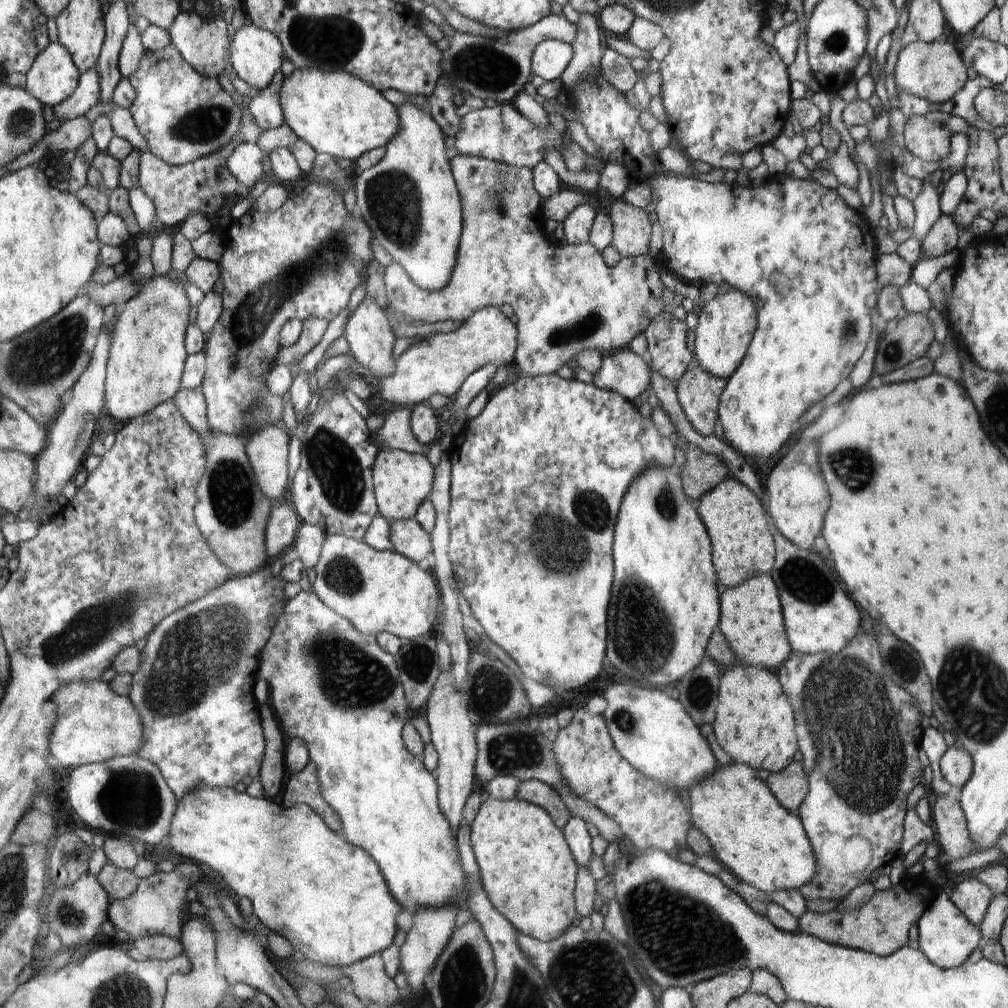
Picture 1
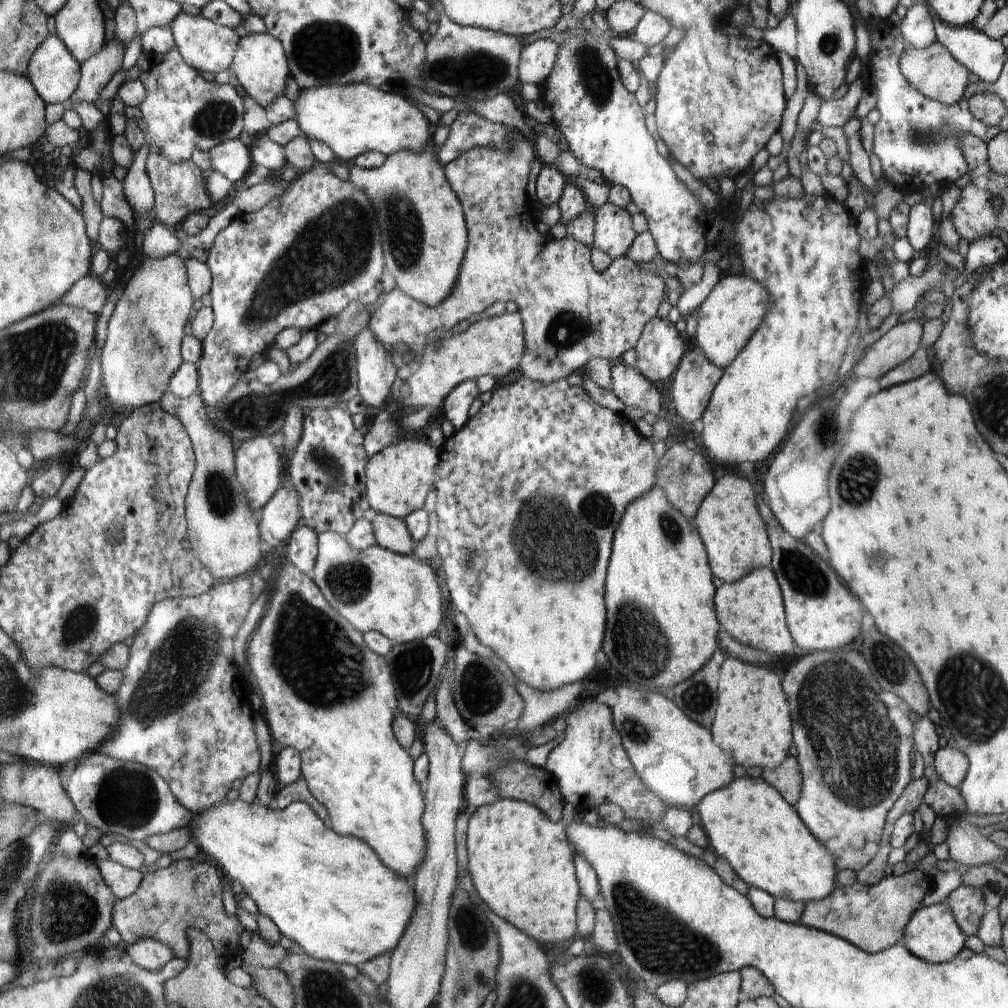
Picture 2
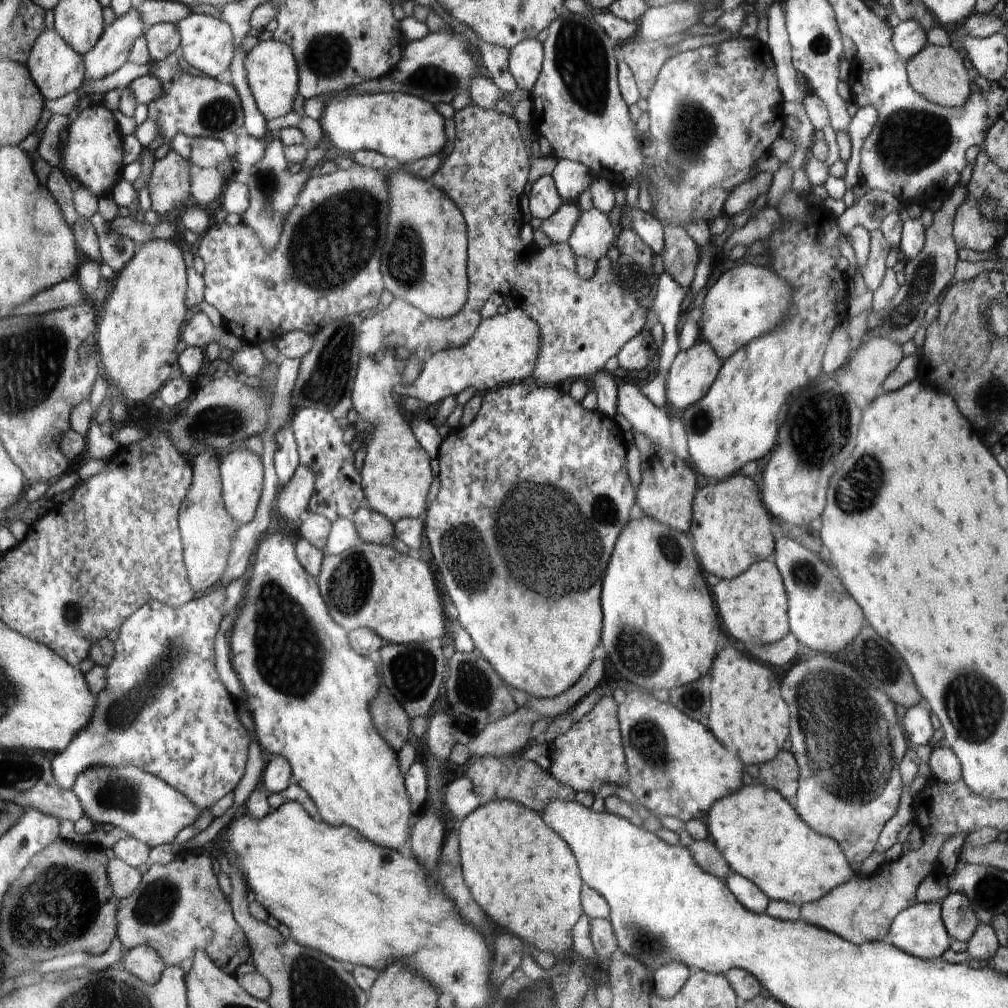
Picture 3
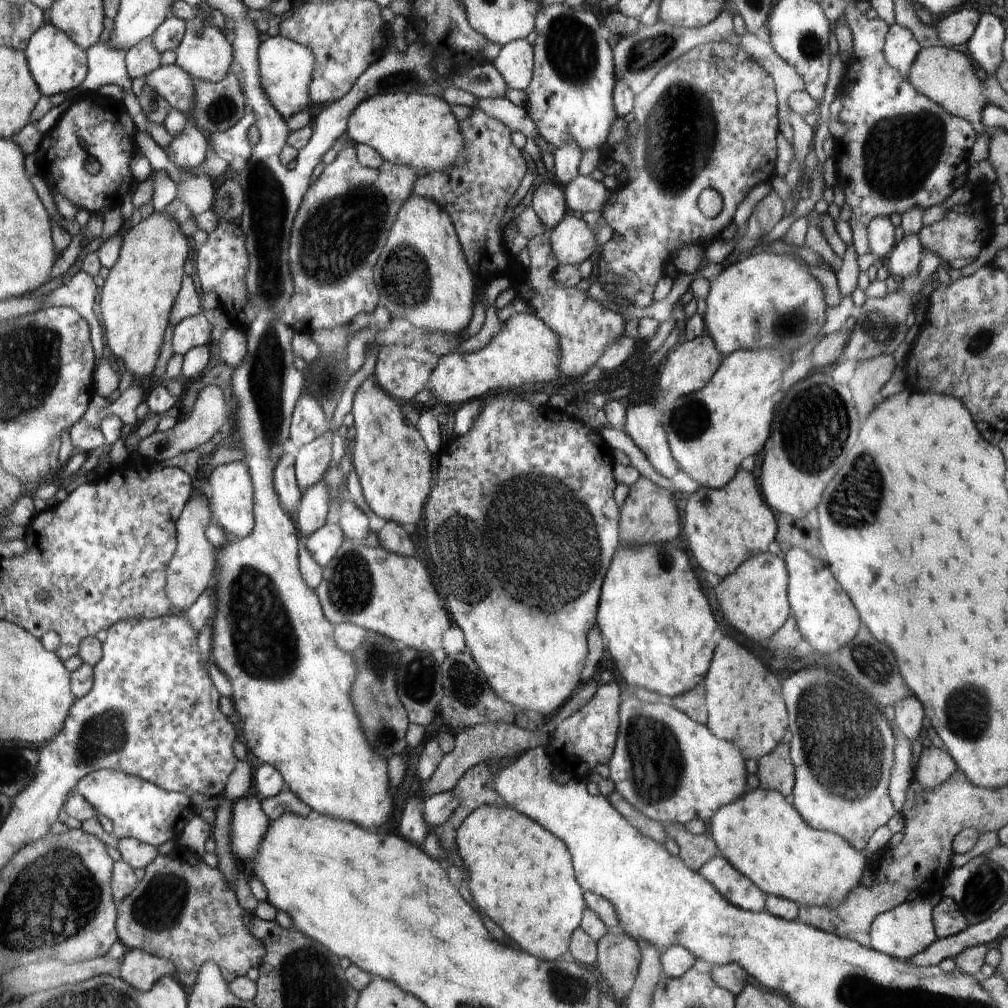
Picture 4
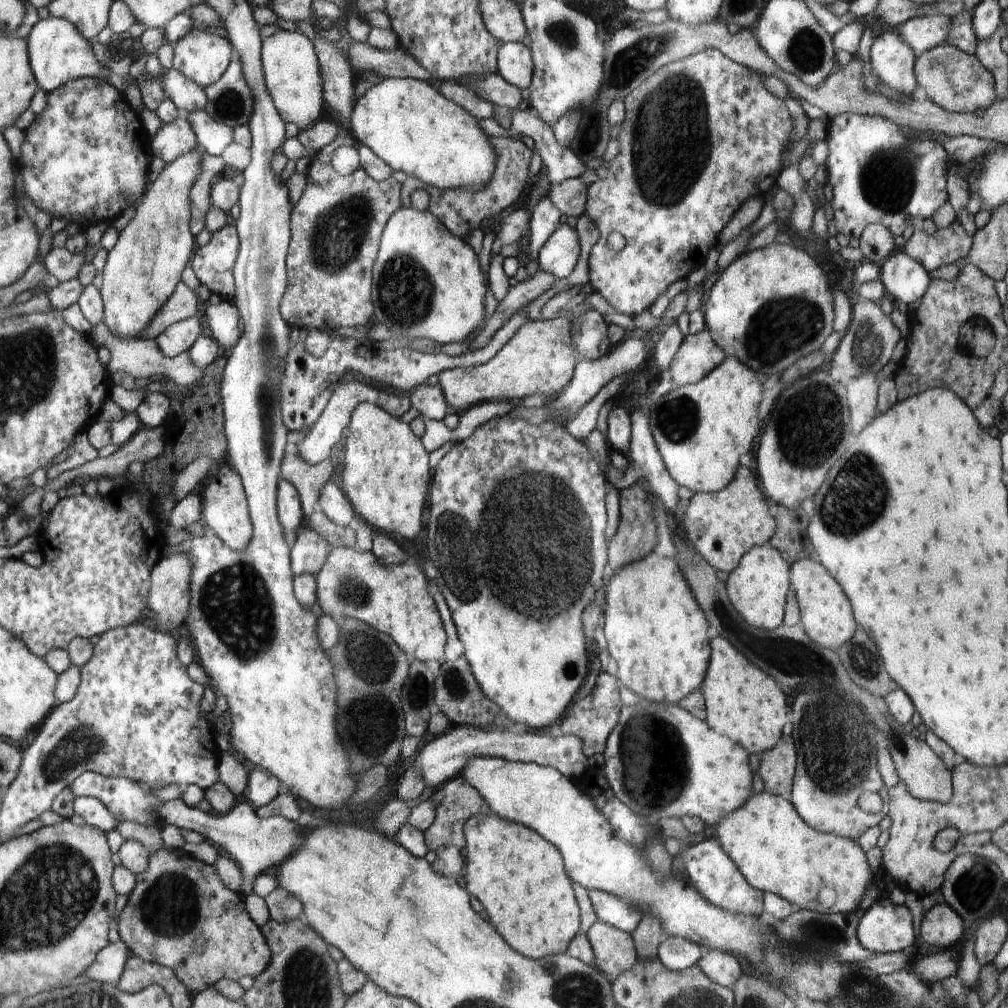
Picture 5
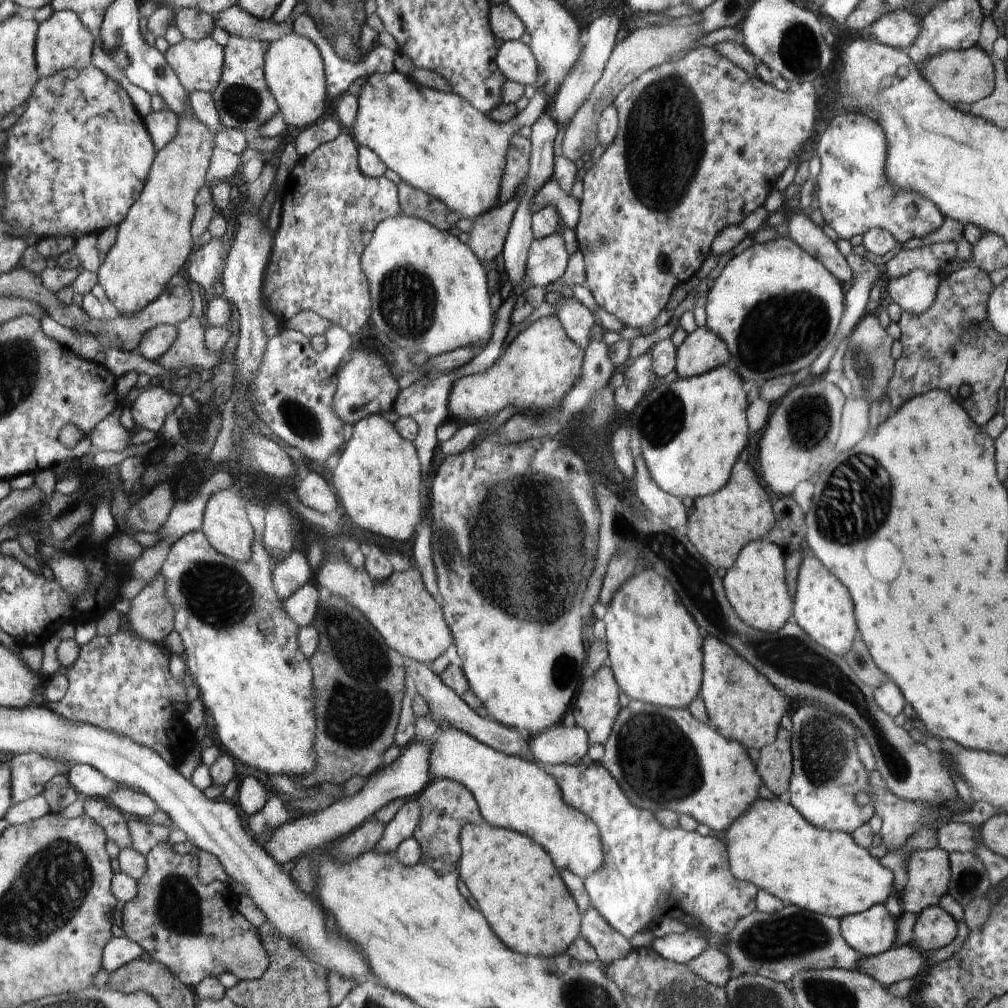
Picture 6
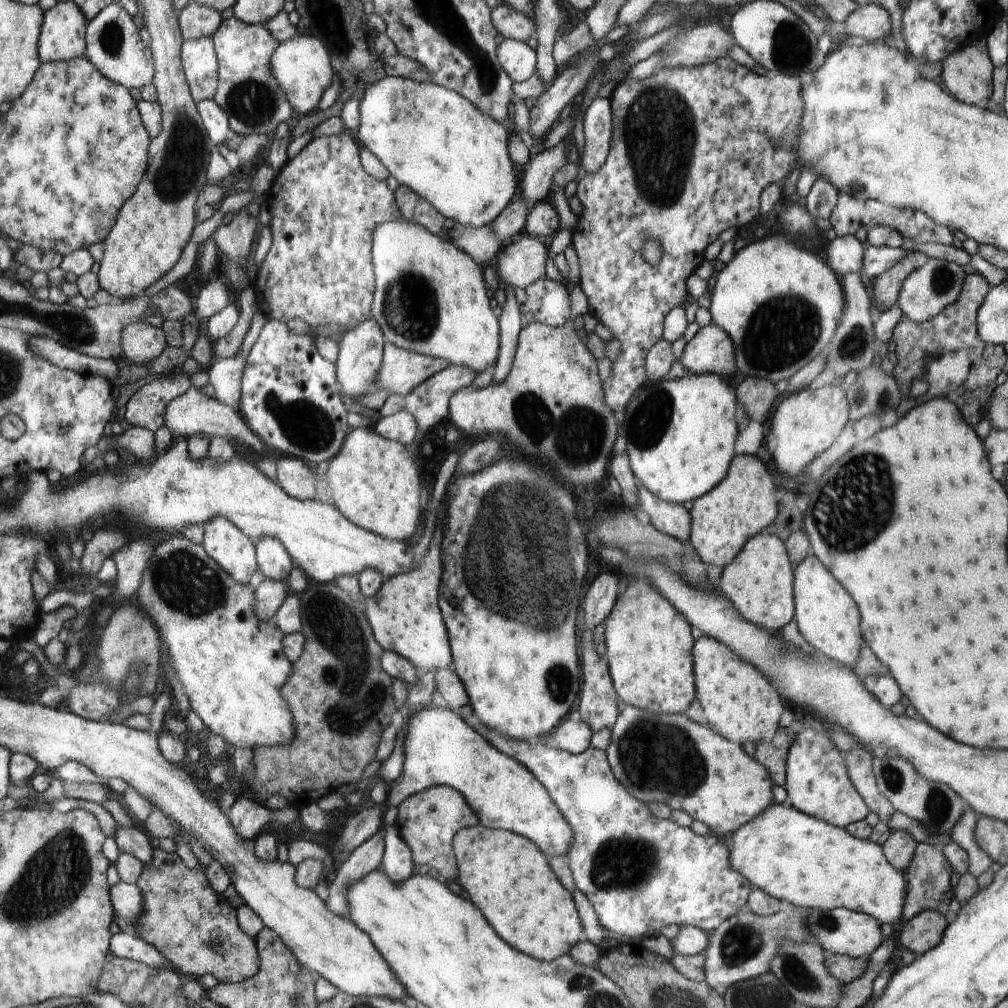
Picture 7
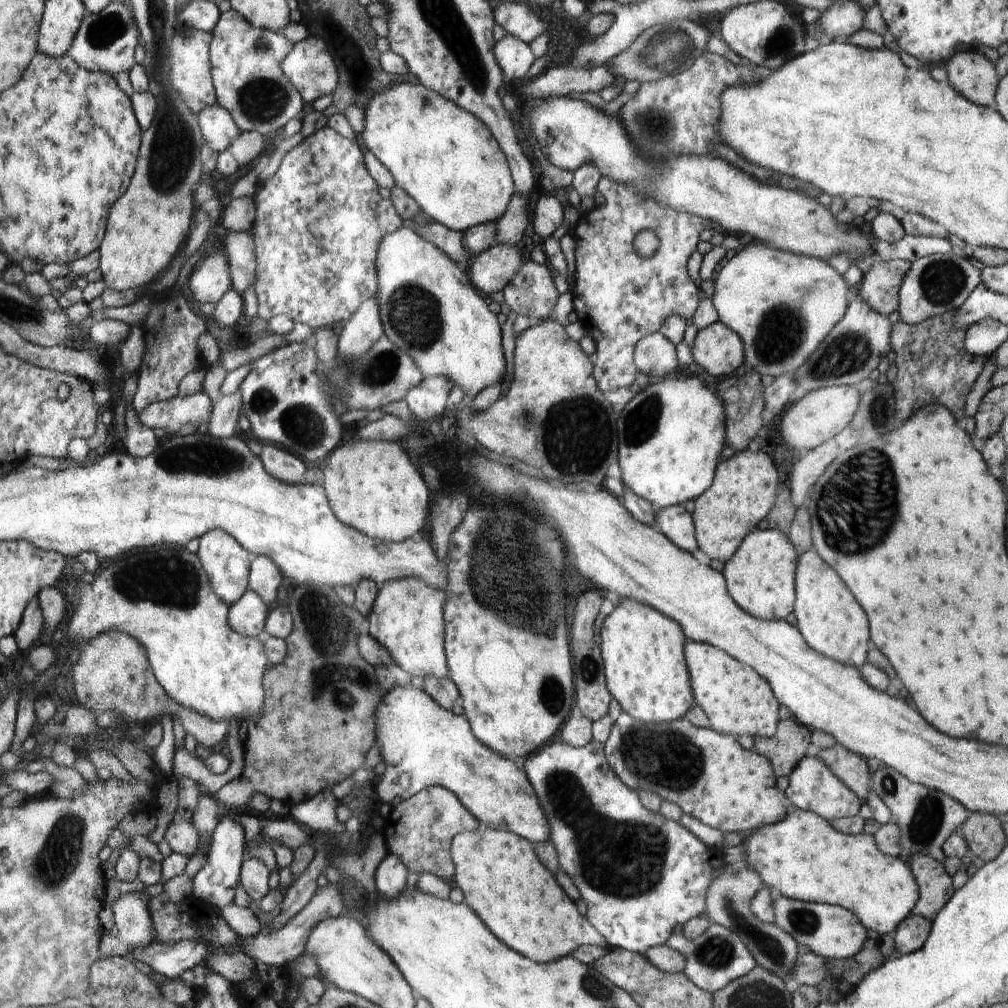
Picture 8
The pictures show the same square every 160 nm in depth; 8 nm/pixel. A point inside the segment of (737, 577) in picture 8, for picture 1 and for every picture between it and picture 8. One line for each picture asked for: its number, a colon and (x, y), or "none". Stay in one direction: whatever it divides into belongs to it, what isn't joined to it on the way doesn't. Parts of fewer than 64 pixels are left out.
1: (751, 618)
2: (751, 609)
3: (753, 607)
4: (753, 599)
5: (758, 586)
6: (755, 585)
7: (759, 582)

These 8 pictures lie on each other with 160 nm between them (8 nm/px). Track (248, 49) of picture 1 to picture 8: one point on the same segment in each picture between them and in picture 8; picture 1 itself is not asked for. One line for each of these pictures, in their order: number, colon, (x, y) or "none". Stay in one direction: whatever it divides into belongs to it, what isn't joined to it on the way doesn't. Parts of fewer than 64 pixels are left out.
2: (260, 66)
3: (271, 70)
4: (286, 67)
5: (293, 76)
6: (293, 66)
7: (301, 65)
8: (309, 65)

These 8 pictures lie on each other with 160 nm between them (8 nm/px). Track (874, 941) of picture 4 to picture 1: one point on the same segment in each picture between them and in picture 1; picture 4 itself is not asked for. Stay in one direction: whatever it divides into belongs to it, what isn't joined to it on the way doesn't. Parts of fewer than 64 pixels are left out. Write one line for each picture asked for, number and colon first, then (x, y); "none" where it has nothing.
1: (946, 937)
2: (932, 934)
3: (918, 930)

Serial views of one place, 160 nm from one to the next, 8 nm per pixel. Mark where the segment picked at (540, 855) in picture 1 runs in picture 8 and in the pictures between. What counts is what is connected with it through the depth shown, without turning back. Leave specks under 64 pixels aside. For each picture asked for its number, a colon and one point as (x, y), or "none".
2: (522, 864)
3: (526, 878)
4: (528, 887)
5: (504, 858)
6: (514, 881)
7: (504, 873)
8: (497, 870)

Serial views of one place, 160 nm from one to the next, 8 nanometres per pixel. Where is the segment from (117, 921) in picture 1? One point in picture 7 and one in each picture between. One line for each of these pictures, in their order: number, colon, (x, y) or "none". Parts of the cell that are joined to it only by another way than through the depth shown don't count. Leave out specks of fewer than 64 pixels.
2: (187, 894)
3: (178, 908)
4: (182, 910)
5: (180, 914)
6: (198, 931)
7: (195, 929)

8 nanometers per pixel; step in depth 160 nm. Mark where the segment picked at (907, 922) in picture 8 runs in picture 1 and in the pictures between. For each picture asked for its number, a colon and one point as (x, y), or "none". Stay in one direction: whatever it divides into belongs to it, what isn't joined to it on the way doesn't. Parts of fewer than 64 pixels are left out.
1: (972, 897)
2: (968, 904)
3: (958, 916)
4: (948, 920)
5: (941, 926)
6: (935, 928)
7: (923, 932)

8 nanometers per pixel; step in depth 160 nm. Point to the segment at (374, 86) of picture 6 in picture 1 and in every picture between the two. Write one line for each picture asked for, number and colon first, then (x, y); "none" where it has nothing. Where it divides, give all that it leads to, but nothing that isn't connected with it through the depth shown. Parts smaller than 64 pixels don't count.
1: (338, 114)
2: (351, 119)
3: (405, 128)
4: (420, 131)
5: (412, 127)

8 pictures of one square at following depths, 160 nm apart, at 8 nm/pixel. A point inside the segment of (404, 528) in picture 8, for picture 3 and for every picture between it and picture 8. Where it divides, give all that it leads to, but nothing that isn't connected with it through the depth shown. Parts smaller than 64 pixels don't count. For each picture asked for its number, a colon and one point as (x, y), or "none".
3: (396, 471)
4: (393, 464)
5: (386, 475)
6: (377, 480)
7: (373, 481)

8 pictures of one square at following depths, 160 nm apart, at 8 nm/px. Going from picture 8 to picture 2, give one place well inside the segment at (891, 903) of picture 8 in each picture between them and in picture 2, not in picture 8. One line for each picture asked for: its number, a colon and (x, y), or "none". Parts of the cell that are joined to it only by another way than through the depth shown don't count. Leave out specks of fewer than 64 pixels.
2: (763, 839)
3: (759, 834)
4: (759, 834)
5: (772, 848)
6: (771, 845)
7: (792, 856)

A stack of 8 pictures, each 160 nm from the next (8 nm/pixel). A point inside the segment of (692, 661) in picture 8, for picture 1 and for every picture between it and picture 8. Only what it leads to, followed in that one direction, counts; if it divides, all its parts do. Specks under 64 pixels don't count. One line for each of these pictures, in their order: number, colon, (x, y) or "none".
1: (754, 723)
2: (752, 724)
3: (748, 713)
4: (745, 706)
5: (742, 702)
6: (748, 709)
7: (740, 704)

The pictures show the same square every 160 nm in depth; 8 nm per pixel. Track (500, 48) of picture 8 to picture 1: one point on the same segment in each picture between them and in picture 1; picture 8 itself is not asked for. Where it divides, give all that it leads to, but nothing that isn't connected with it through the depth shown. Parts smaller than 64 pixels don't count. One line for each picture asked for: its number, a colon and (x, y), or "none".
1: (550, 58)
2: (538, 59)
3: (526, 60)
4: (516, 62)
5: (514, 63)
6: (514, 58)
7: (519, 60)

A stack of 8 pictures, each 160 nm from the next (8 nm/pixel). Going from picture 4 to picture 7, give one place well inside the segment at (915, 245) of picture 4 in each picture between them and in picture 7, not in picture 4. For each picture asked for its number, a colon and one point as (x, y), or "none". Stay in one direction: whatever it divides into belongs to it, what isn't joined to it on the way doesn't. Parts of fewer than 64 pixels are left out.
5: (906, 279)
6: (914, 292)
7: (926, 291)

